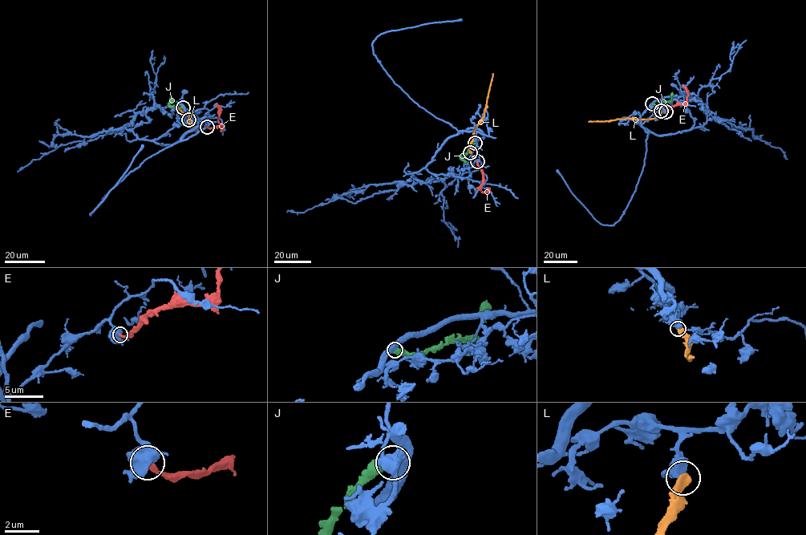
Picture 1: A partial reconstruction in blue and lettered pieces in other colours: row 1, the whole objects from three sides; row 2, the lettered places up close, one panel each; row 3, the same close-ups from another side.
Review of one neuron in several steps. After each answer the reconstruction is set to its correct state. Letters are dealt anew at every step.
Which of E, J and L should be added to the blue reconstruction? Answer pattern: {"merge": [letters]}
{"merge": []}

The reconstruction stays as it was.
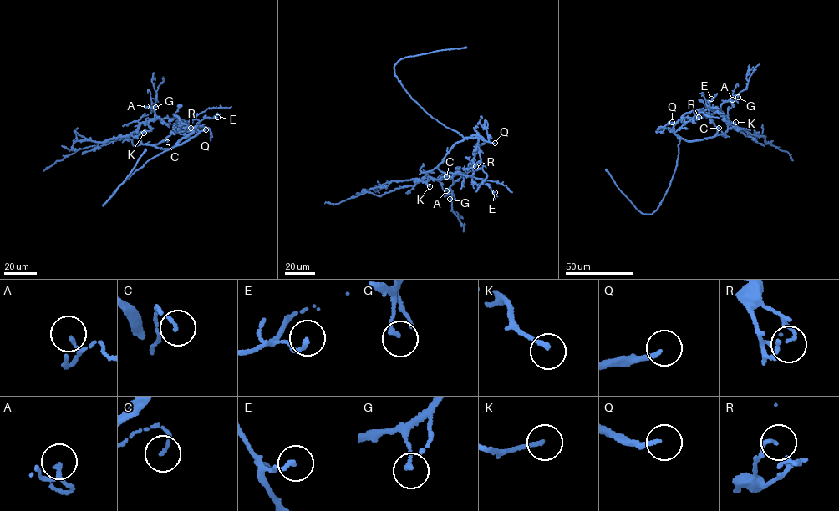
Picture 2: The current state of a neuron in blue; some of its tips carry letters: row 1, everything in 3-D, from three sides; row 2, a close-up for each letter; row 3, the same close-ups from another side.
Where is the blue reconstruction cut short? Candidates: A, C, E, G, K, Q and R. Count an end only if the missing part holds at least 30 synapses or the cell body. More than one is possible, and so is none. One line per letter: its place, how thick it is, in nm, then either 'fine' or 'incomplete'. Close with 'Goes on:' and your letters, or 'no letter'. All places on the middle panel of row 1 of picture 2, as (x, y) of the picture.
A: (446, 190) | 100 nm | fine
C: (446, 176) | 110 nm | fine
E: (495, 192) | 160 nm | fine
G: (450, 199) | 150 nm | fine
K: (429, 186) | 160 nm | fine
Q: (495, 143) | 170 nm | incomplete
R: (475, 166) | 120 nm | fine
Goes on: Q

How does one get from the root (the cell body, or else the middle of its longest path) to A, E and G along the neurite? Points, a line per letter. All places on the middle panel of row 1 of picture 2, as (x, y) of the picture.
A: (459, 142), (452, 145), (441, 162), (425, 174), (434, 179), (452, 179), (452, 184), (446, 190)
E: (459, 142), (445, 154), (438, 169), (446, 173), (459, 173), (479, 178), (495, 192)
G: (459, 142), (452, 145), (441, 162), (425, 175), (434, 179), (452, 179), (450, 199)

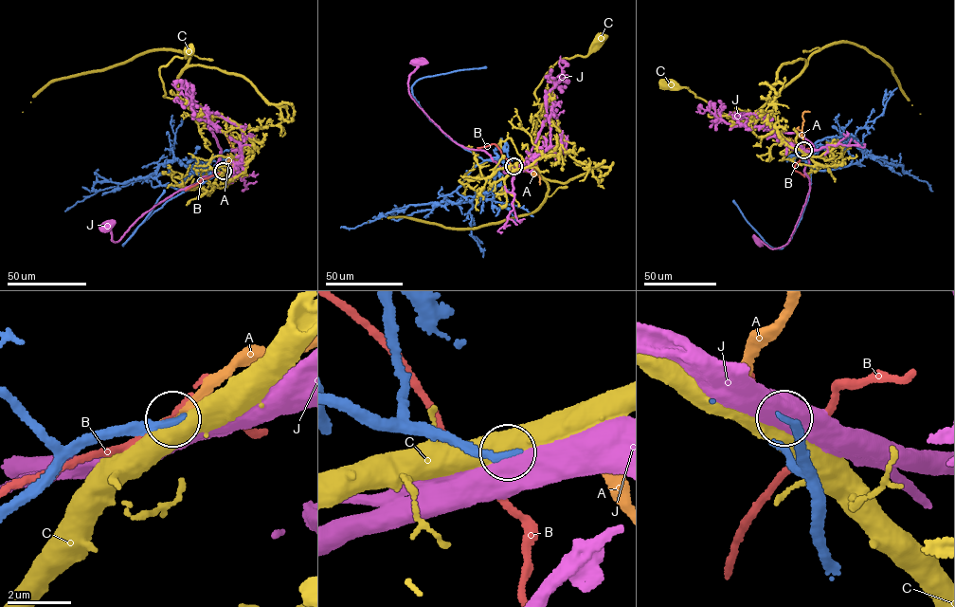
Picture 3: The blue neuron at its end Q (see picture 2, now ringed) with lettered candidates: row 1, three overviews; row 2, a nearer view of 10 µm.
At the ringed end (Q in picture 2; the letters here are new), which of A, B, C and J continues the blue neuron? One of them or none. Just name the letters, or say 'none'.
A

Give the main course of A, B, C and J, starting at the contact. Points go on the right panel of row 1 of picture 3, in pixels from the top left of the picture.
A: (803, 150), (802, 114), (809, 112)
B: (804, 151), (794, 169), (804, 176)
C: (804, 151), (764, 118), (756, 114), (751, 119), (754, 116), (749, 110), (726, 114), (687, 87), (664, 85)
J: (804, 150), (811, 154), (804, 171), (810, 186), (792, 234), (786, 244), (778, 248), (771, 248), (758, 240)

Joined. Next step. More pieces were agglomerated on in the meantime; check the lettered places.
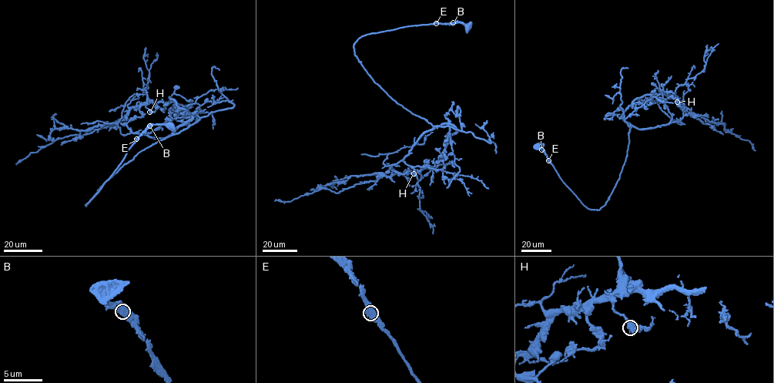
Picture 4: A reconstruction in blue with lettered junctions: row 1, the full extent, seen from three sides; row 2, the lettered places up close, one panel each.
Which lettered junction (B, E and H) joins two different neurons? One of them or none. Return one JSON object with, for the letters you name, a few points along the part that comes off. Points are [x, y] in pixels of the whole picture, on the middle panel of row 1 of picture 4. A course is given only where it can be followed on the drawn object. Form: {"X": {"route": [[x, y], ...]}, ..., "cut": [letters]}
{"cut": []}

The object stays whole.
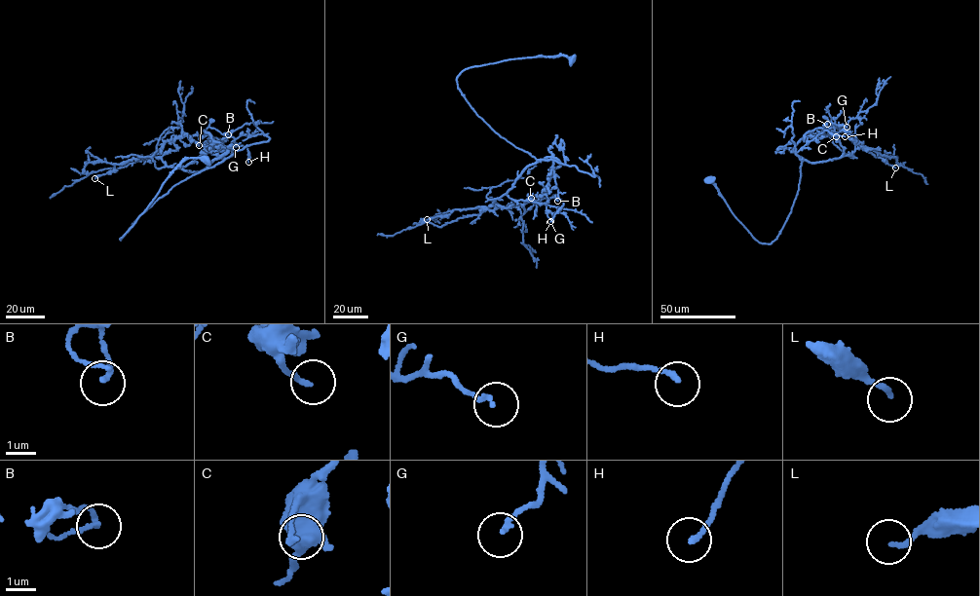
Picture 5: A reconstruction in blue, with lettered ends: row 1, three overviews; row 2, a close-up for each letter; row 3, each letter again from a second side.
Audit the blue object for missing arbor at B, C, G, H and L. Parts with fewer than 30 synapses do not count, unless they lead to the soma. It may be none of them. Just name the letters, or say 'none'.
none

